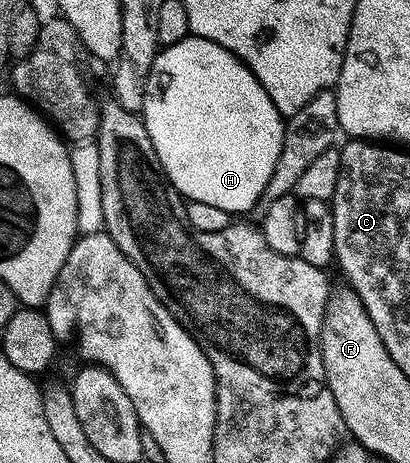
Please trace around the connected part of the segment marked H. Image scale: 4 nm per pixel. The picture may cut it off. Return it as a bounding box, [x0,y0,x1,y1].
[143,33,286,217]

